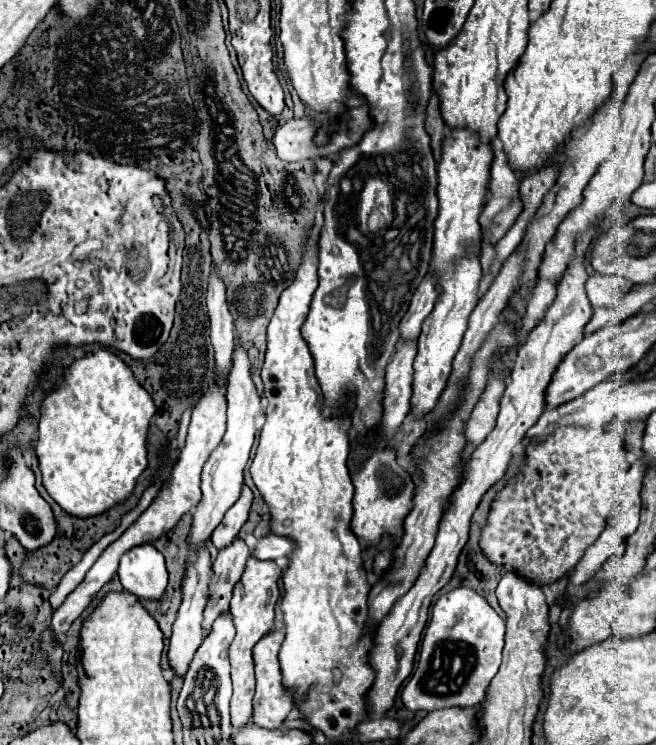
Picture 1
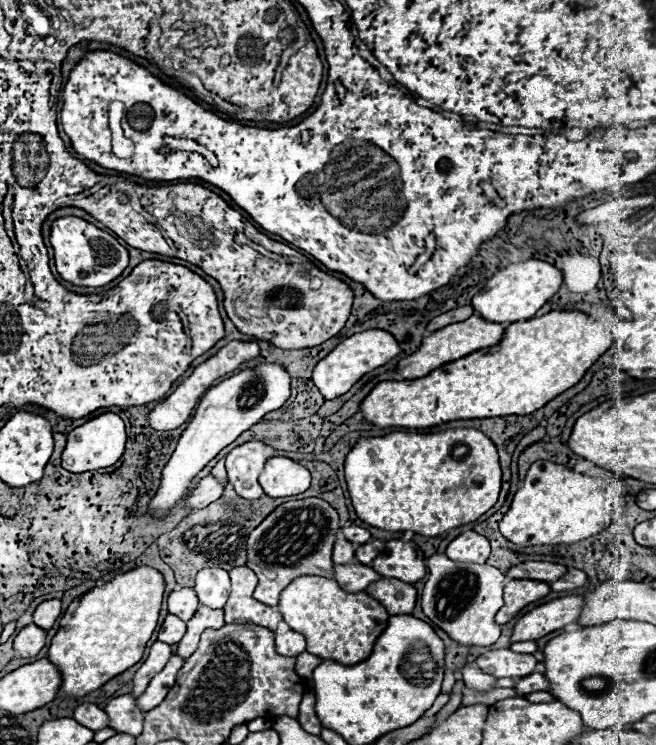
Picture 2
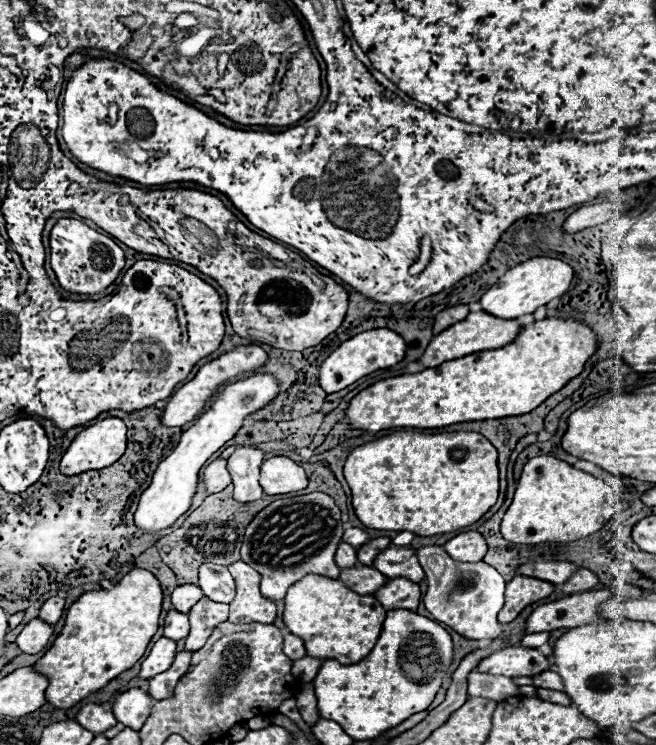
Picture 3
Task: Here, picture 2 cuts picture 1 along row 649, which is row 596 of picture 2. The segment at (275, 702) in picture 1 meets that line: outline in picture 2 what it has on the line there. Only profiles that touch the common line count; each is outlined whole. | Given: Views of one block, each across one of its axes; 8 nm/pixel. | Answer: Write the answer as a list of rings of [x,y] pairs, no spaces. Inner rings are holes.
[[[304,498],[280,504],[256,526],[246,538],[246,566],[258,574],[254,598],[268,606],[276,606],[280,592],[300,576],[334,576],[332,546],[340,530],[338,512],[320,498]]]

